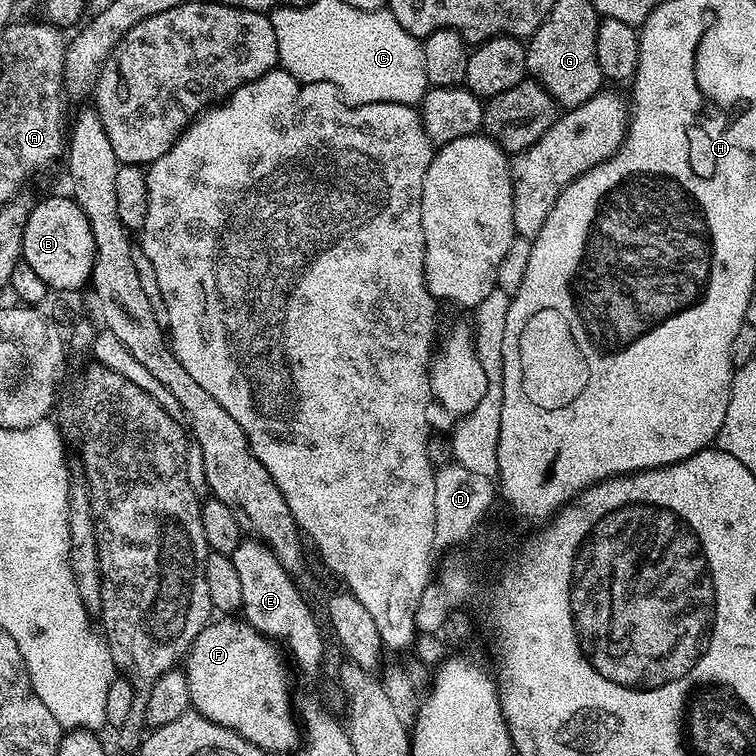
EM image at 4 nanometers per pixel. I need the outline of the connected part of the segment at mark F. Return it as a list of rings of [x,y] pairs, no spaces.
[[[213,619],[200,631],[198,638],[194,638],[192,651],[188,653],[182,668],[190,686],[191,707],[210,718],[210,722],[234,730],[239,736],[246,738],[246,742],[258,746],[266,754],[291,753],[301,743],[302,732],[294,715],[294,700],[292,704],[292,692],[288,689],[288,672],[284,669],[283,659],[285,657],[281,649],[267,636],[251,628],[247,620]]]

